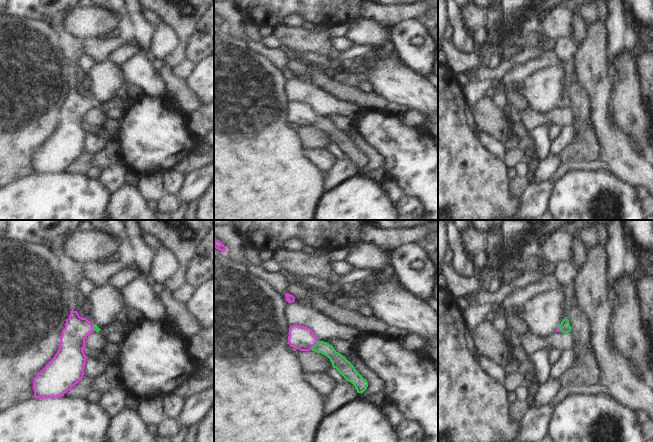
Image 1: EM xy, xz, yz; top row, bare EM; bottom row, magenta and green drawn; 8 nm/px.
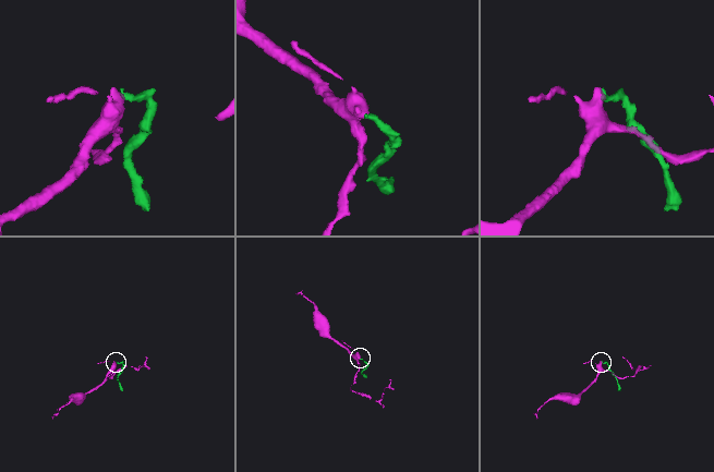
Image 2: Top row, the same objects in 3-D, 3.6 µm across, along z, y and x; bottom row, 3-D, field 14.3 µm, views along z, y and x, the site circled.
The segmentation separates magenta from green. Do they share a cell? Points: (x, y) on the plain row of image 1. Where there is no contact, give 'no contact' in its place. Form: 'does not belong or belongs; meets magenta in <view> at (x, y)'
belongs; meets magenta in xz at (314, 120)

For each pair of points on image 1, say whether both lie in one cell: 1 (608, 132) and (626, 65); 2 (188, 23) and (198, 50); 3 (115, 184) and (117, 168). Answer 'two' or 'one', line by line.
1: two
2: two
3: one

